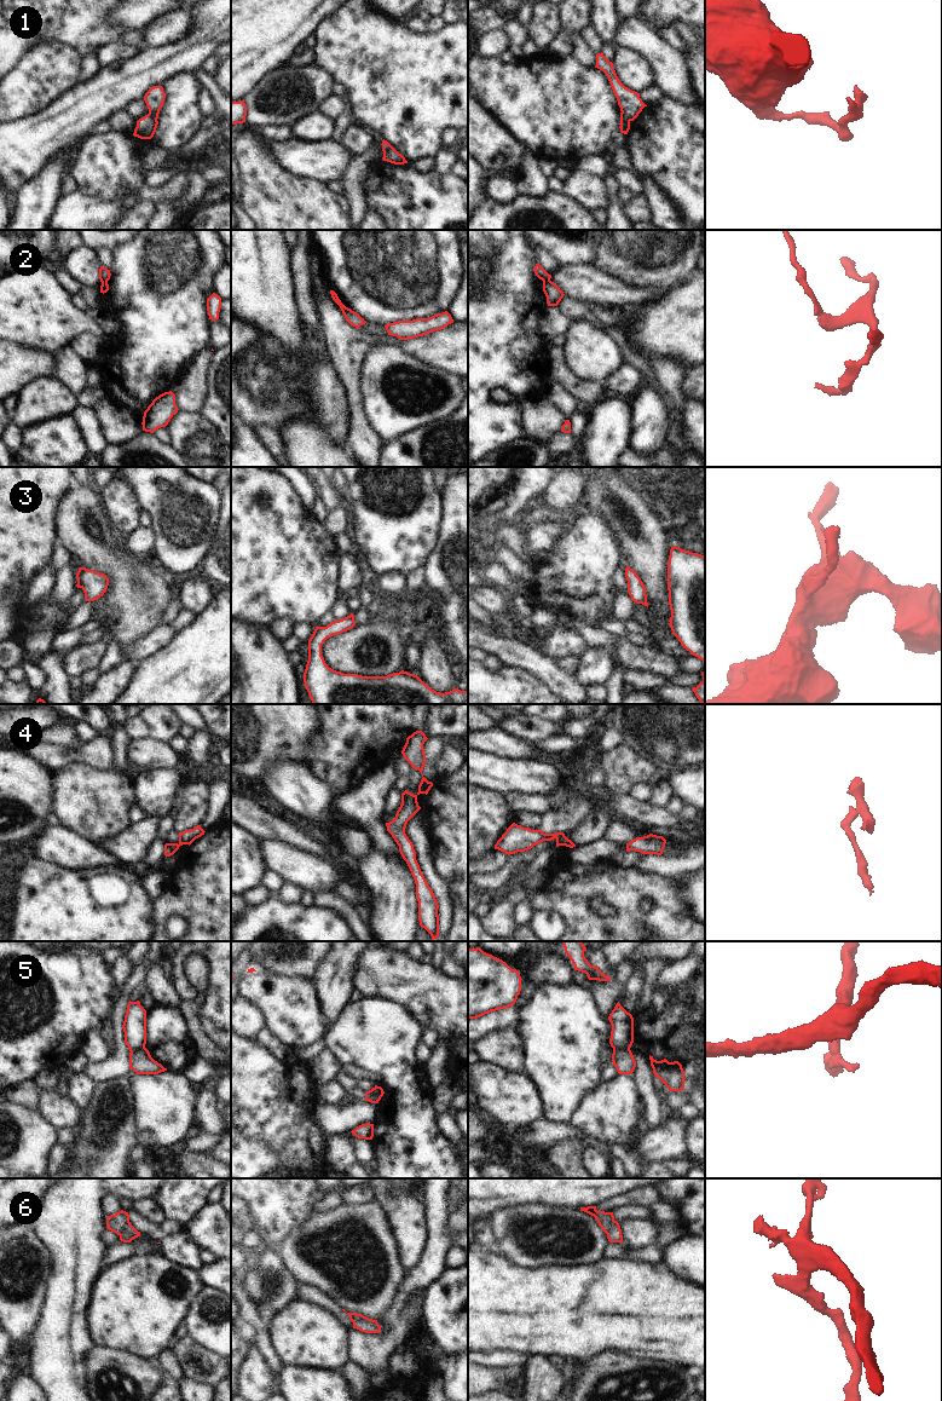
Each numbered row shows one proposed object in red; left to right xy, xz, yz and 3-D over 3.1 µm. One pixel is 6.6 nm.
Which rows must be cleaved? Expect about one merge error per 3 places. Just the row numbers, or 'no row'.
1, 2, 4, 5.

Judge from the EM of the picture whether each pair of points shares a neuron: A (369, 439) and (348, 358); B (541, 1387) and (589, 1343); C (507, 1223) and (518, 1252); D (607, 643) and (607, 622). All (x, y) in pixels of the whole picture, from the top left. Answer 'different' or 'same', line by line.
A: same
B: different
C: same
D: different

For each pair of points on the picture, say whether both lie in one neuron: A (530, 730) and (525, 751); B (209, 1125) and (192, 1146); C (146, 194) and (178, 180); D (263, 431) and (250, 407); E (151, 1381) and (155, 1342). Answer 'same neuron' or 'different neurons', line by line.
A: different neurons
B: different neurons
C: same neuron
D: different neurons
E: different neurons

